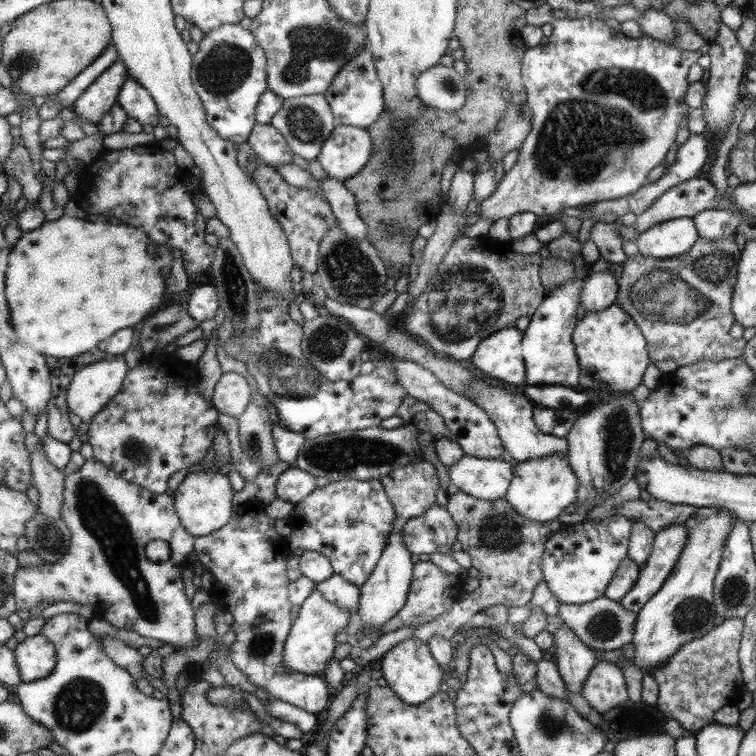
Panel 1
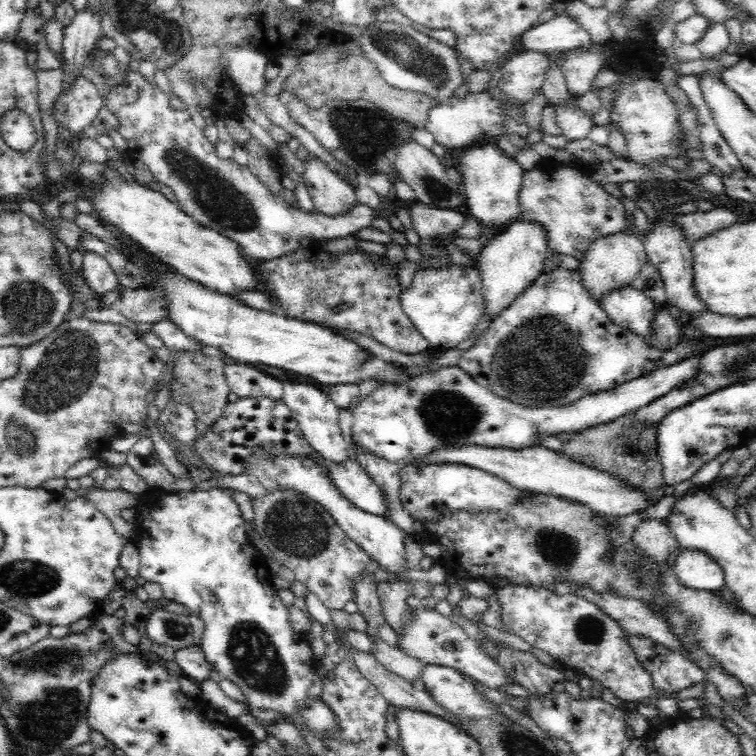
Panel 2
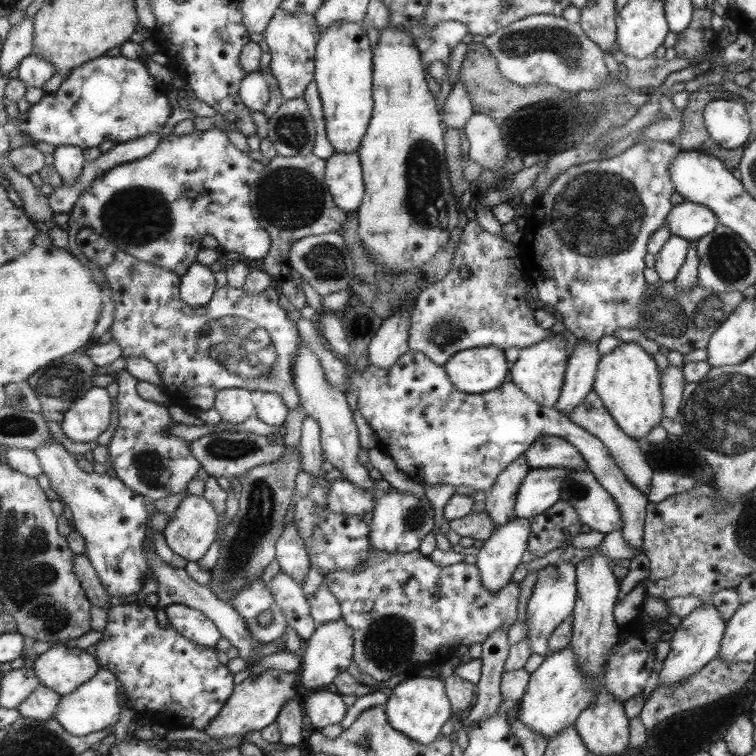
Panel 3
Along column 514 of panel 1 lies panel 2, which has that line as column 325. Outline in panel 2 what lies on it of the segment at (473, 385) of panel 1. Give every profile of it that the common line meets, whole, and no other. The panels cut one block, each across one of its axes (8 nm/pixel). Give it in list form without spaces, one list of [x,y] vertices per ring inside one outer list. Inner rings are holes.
[[[284,382],[283,397],[281,398],[300,425],[304,438],[313,447],[315,452],[322,455],[325,464],[331,461],[348,460],[348,445],[342,437],[342,430],[338,426],[338,410],[335,402],[328,396],[325,388],[314,388],[310,384],[290,384]],[[324,390],[324,392],[322,392]]]

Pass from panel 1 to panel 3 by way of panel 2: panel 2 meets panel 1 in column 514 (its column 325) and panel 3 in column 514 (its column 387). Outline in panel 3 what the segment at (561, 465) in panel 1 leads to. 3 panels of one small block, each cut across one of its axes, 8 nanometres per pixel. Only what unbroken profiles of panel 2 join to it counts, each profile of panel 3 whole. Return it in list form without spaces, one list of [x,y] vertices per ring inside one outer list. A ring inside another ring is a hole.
[[[516,518],[502,524],[490,538],[483,541],[475,564],[482,573],[484,587],[488,591],[498,592],[512,582],[512,574],[522,563],[530,536],[529,519]]]

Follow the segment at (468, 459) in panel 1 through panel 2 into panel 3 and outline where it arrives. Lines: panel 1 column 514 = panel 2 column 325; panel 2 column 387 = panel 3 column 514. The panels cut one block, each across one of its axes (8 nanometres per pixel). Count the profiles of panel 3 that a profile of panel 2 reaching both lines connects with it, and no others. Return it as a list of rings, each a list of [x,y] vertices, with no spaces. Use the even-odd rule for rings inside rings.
[[[554,467],[530,469],[516,498],[514,512],[517,518],[534,518],[559,503],[563,483],[572,471],[572,468]]]

